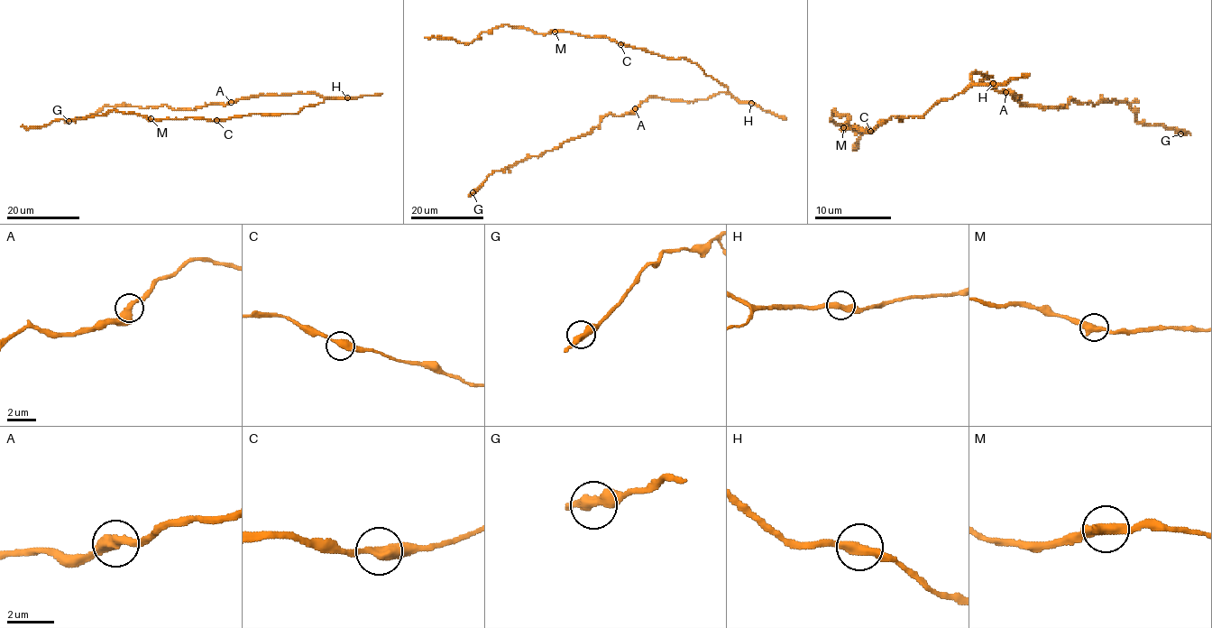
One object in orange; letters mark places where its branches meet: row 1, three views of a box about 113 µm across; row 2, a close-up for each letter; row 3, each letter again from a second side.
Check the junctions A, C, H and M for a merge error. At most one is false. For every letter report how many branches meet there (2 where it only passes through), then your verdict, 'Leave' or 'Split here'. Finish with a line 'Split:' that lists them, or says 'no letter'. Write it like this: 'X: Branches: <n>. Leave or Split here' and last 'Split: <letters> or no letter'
A: Branches: 2. Leave
C: Branches: 2. Leave
H: Branches: 2. Leave
M: Branches: 2. Leave
Split: no letter

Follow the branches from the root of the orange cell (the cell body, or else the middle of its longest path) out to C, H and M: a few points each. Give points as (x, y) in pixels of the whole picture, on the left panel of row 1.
C: (313, 105), (304, 106), (298, 113), (253, 113), (216, 120)
H: (313, 105), (325, 98), (347, 97)
M: (313, 105), (304, 106), (298, 113), (253, 113), (226, 119), (151, 118)

